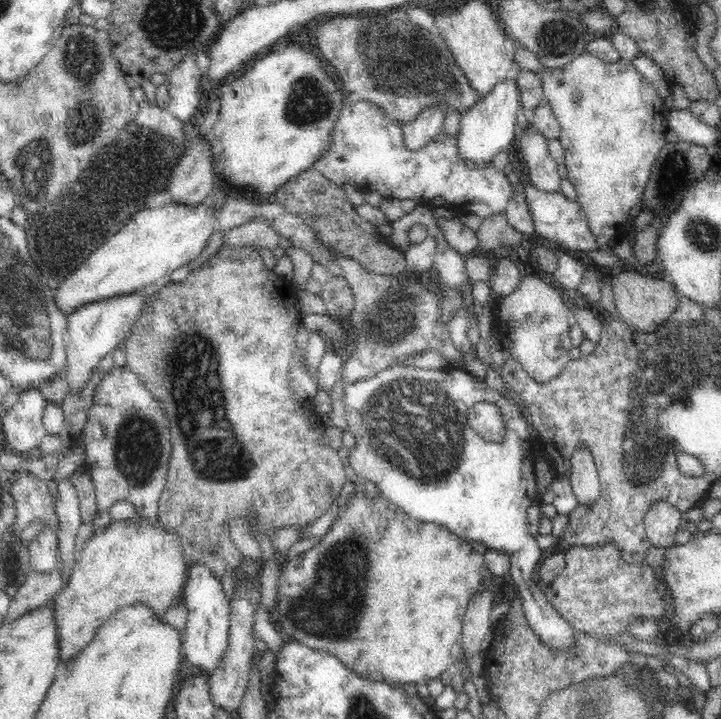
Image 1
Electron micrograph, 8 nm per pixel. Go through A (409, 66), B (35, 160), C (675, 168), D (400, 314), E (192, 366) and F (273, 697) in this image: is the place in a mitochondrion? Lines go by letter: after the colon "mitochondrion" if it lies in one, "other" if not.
A: mitochondrion
B: mitochondrion
C: mitochondrion
D: mitochondrion
E: mitochondrion
F: other

